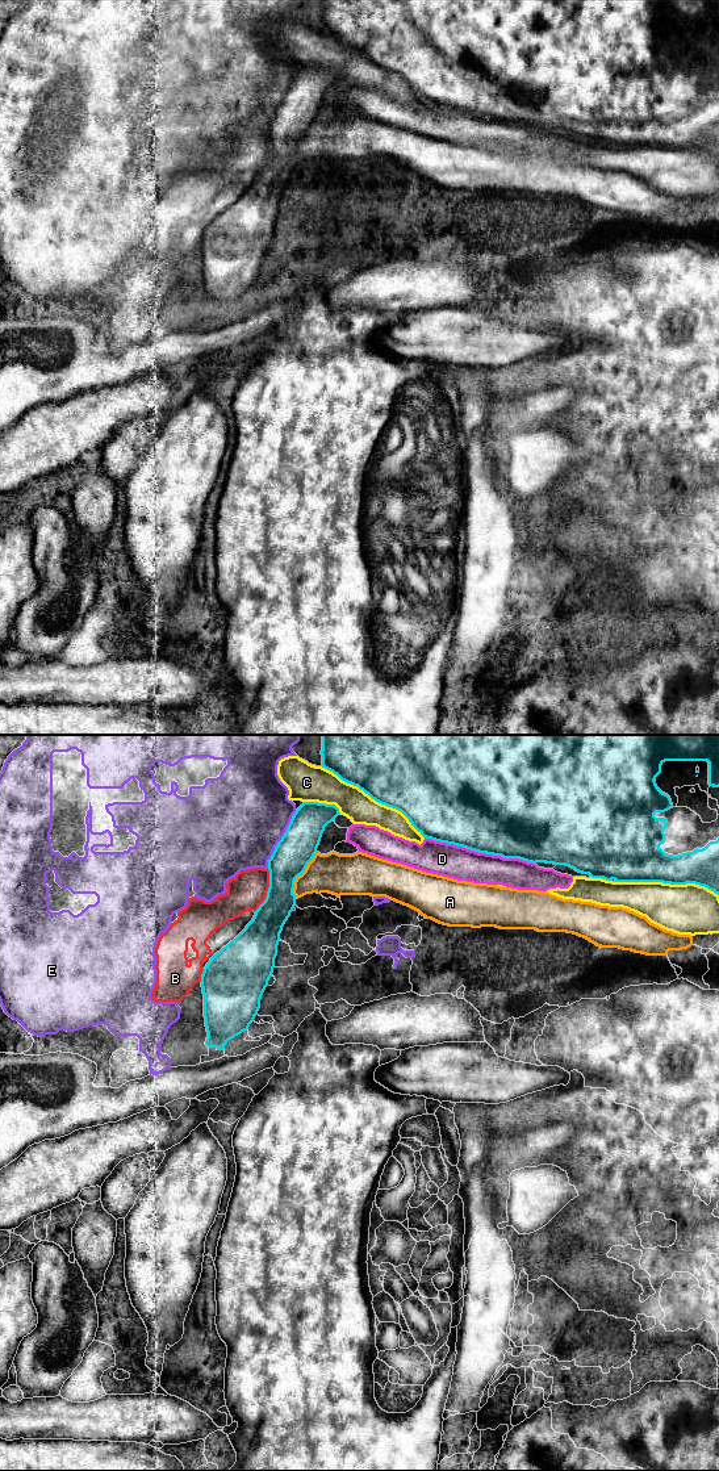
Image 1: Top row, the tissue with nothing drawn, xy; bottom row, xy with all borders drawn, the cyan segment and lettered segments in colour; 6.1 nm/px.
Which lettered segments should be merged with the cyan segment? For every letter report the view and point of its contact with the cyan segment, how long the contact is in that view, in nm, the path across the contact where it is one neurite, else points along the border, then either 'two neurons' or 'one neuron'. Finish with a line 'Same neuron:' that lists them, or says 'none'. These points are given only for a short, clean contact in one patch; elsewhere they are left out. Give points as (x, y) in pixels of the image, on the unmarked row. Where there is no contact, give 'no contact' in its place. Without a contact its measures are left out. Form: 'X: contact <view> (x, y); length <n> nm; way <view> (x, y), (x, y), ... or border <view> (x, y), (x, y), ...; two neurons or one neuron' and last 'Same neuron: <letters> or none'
A: contact xy (299, 138); length 320 nm; border xy (317, 116), (295, 145), (295, 162); two neurons
B: contact xy (268, 154); length 280 nm; border xy (268, 133), (266, 163), (254, 175); two neurons
C: contact xy (373, 62); length 750 nm; two neurons
D: contact xy (480, 116); length 700 nm; two neurons
E: contact xy (281, 103); length 400 nm; two neurons
Same neuron: none

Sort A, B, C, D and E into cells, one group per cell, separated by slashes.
A B / C / D / E

